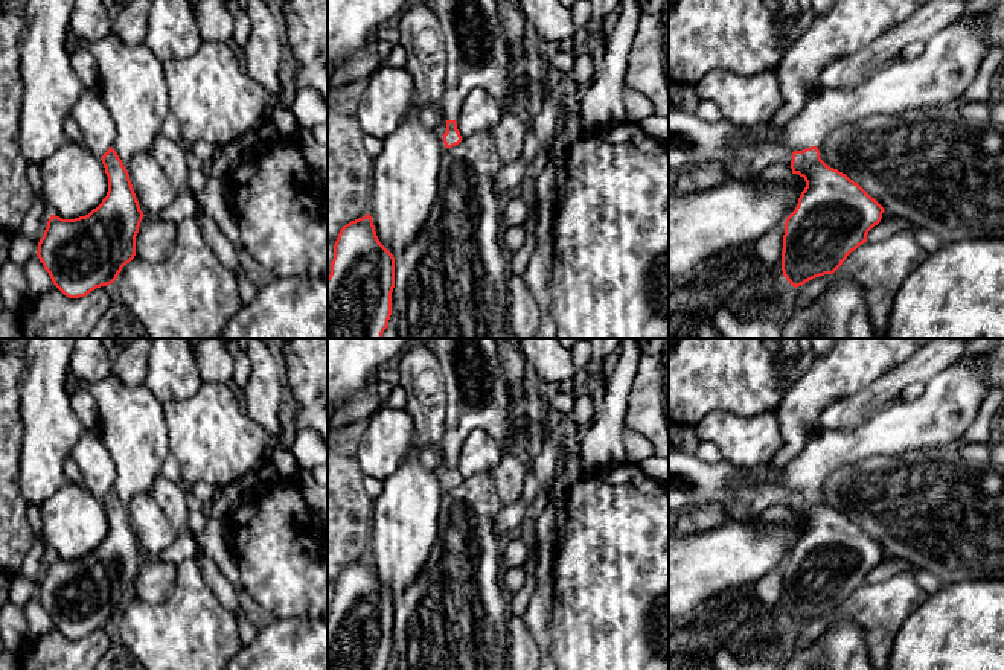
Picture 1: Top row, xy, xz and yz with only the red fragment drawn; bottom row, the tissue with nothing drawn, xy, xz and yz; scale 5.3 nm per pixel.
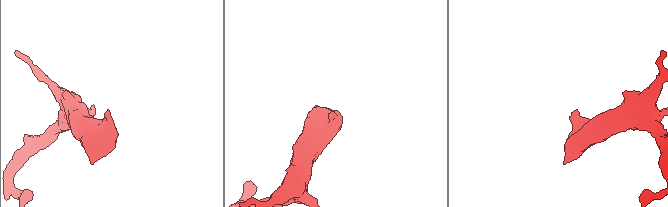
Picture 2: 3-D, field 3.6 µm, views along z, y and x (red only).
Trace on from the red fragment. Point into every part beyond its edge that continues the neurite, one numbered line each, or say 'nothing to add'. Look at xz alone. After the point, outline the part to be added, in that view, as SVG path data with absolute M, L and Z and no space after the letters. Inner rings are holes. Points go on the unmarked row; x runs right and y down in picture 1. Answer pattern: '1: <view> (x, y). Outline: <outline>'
1: xz (477, 398). Outline: M428 338L446 381L446 426L443 434L443 457L457 461L466 437L474 429L484 429L498 443L503 455L515 452L509 445L510 408L509 390L501 370L497 338Z

